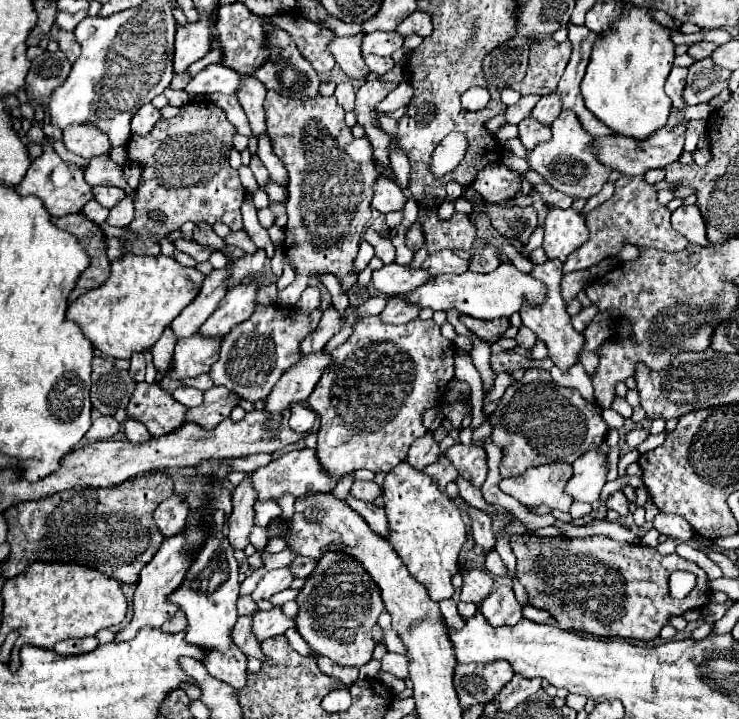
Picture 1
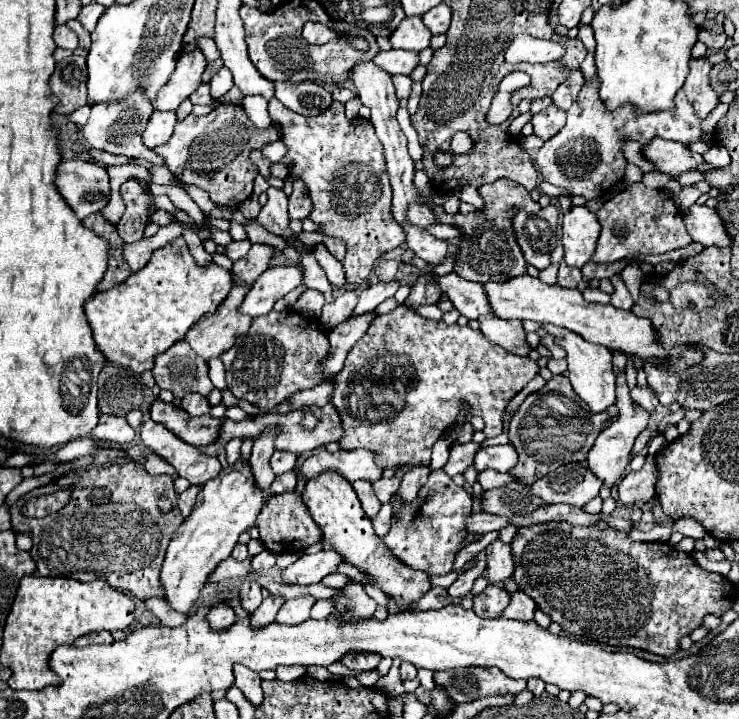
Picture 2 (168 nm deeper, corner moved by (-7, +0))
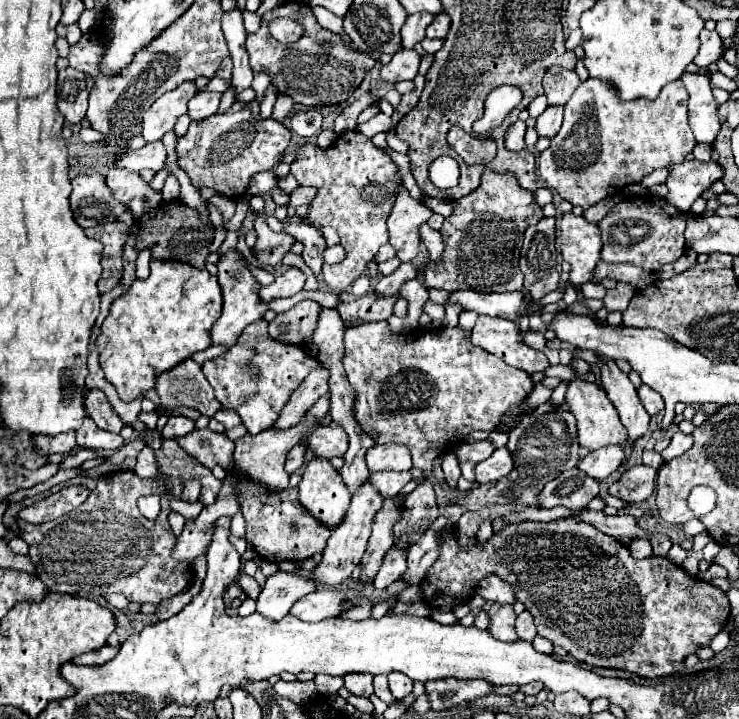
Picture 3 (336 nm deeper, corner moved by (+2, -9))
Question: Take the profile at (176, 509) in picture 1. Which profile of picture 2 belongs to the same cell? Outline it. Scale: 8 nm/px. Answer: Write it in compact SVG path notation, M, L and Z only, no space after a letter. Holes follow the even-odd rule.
M190 485L190 489L186 489L182 495L180 495L180 501L178 501L178 507L182 511L184 517L188 517L192 513L192 507L194 507L194 501L196 501L196 495L198 495L200 487L198 485Z

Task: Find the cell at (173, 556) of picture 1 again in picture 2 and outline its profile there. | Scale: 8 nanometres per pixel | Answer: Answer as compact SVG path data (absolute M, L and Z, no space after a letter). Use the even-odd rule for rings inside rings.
M238 459L234 465L222 469L216 479L202 485L192 515L188 515L186 521L172 535L162 565L162 585L166 591L164 599L172 609L188 613L196 603L200 589L204 587L204 583L208 583L208 575L216 569L220 561L230 557L234 545L238 543L240 533L244 533L256 523L256 517L266 497L294 491L296 487L296 475L282 473L276 475L276 479L268 489L260 489L252 477L250 467L252 465L248 461Z

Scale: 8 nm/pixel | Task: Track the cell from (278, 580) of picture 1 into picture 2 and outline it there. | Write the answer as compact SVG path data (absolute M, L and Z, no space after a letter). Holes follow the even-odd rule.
M320 551L314 555L302 555L296 563L282 571L284 583L288 585L310 585L320 583L326 575L336 573L338 565L344 563L344 557L336 551Z

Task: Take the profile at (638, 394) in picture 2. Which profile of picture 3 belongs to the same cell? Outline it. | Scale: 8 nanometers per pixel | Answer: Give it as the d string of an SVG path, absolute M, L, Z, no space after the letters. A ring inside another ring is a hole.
M641 386L637 392L639 392L639 400L643 402L645 410L647 410L651 416L659 414L659 412L665 408L665 406L663 406L663 398L659 398L659 394L655 394L655 390L651 390L649 386Z

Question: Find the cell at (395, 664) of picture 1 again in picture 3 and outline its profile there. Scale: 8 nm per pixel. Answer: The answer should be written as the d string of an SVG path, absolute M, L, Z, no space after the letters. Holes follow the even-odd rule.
M391 672L389 674L389 690L391 690L391 694L395 698L409 696L411 694L411 688L413 688L413 682L405 674L401 674L401 672Z

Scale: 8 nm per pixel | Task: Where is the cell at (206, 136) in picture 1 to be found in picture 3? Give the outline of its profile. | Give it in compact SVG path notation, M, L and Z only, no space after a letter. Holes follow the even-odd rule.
M253 100L249 104L233 104L225 114L205 118L203 122L191 122L187 134L177 140L179 166L189 174L193 186L213 188L225 198L239 198L255 172L271 170L279 156L285 152L291 140L291 132L275 120L257 120L259 104Z

